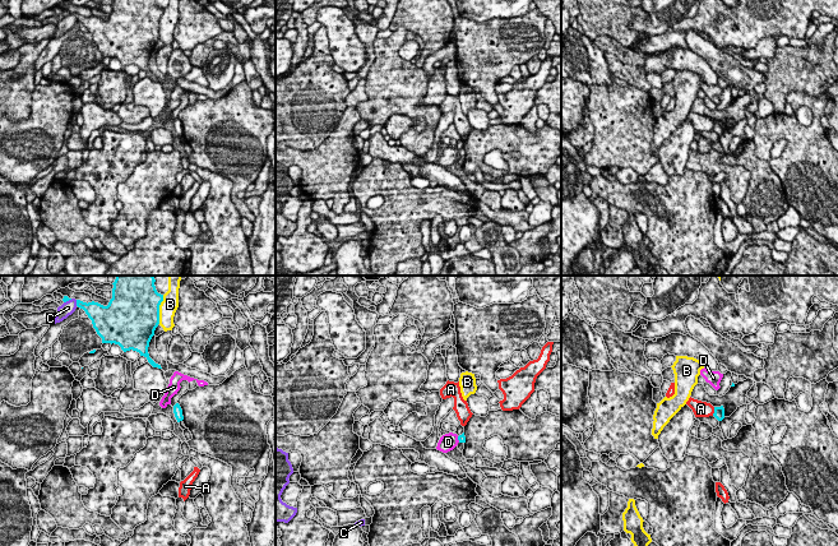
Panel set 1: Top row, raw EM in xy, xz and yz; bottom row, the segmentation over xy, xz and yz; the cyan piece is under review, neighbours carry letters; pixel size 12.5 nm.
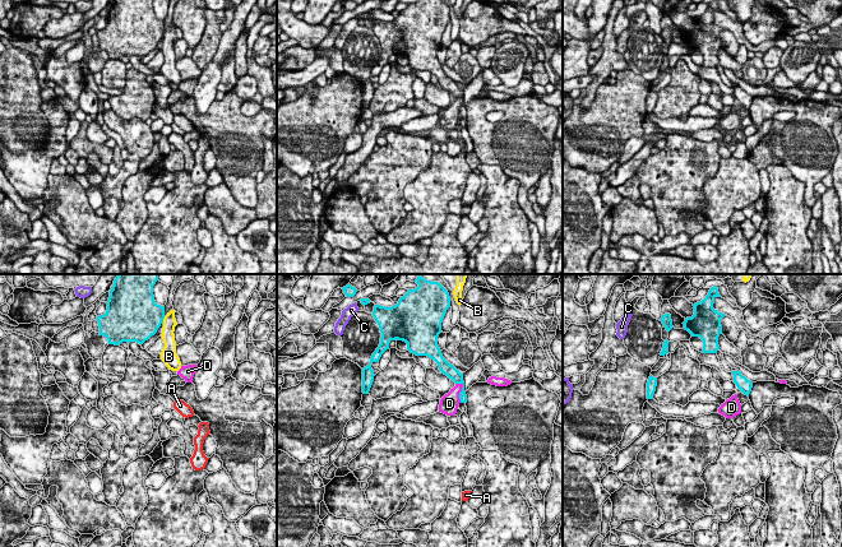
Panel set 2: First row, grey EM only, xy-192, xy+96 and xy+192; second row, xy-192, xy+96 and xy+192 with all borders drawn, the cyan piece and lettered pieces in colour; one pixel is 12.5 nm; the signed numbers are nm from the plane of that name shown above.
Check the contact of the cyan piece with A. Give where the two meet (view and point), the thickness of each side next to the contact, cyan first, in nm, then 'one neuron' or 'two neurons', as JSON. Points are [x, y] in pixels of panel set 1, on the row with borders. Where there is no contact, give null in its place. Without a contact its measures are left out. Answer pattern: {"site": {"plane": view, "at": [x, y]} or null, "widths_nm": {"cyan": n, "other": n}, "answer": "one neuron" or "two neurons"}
{"site": {"plane": "yz", "at": [714, 411]}, "widths_nm": {"cyan": 130, "other": 190}, "answer": "two neurons"}

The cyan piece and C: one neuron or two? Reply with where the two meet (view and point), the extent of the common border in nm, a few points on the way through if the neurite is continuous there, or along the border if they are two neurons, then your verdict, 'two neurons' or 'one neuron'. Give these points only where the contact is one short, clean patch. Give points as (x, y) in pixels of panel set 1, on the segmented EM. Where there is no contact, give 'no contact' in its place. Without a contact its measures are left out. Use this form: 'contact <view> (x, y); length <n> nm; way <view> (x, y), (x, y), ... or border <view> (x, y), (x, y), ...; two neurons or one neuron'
contact xy (77, 302); length 80 nm; border xy (75, 300), (77, 305); two neurons

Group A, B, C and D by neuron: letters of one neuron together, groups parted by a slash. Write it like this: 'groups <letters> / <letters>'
groups A / B / C / D

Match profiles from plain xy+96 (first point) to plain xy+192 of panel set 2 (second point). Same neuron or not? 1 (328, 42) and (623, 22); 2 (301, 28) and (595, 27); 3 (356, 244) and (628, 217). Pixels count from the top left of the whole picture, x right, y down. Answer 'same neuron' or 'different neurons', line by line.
1: same neuron
2: different neurons
3: different neurons

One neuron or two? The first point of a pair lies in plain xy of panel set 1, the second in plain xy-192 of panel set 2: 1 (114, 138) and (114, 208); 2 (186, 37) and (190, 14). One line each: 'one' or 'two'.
1: one
2: one

